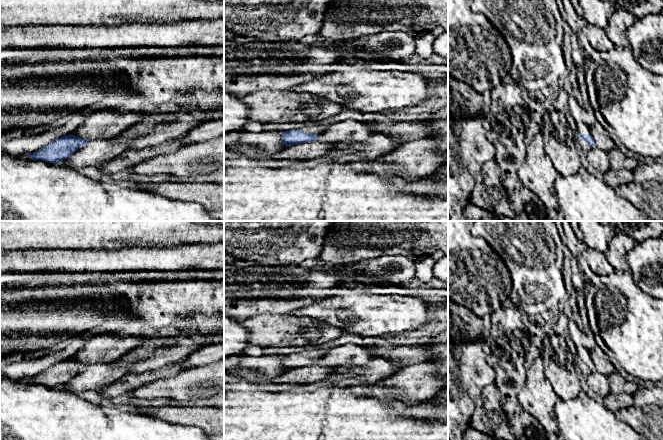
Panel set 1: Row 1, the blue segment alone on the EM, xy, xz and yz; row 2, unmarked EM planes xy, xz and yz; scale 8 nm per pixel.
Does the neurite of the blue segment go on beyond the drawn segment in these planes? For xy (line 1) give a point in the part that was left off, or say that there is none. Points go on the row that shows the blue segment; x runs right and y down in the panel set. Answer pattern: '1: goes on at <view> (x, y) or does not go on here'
1: does not go on here

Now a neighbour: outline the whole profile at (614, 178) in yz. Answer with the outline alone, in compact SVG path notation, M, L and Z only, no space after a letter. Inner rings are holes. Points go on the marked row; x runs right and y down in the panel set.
M610 169L603 174L603 180L606 184L615 188L620 185L626 185L634 182L633 171L628 169L614 170Z

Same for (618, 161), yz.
M618 148L612 149L608 152L611 169L621 170L628 169L633 171L639 163L635 158L626 157Z

